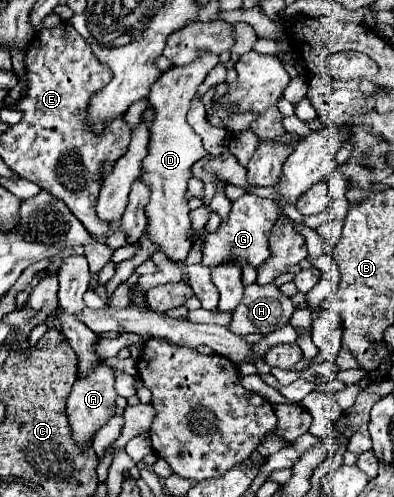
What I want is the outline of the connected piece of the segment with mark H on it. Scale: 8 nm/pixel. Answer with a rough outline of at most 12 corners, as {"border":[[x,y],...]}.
{"border":[[275,284],[245,286],[233,334],[269,334],[295,306]]}

